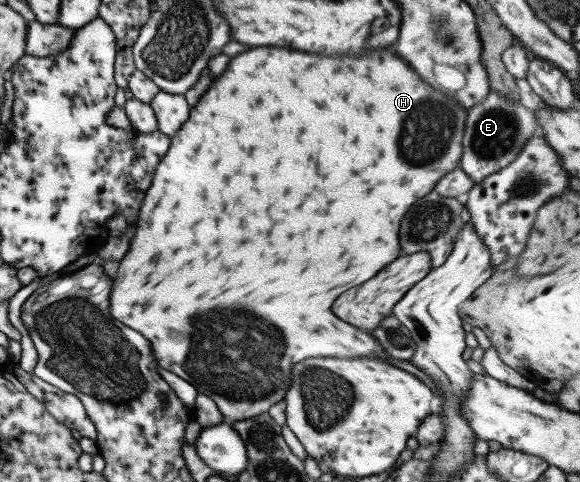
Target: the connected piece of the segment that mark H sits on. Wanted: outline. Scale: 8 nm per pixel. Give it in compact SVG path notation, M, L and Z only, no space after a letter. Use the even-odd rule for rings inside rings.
M253 48L253 50L247 50L247 52L241 52L237 54L235 58L231 58L231 64L229 68L225 68L225 72L221 76L217 76L217 80L213 80L213 84L203 92L199 97L199 100L190 106L188 112L188 119L175 131L173 137L170 138L170 144L166 153L159 159L157 166L152 174L152 180L147 188L147 192L141 199L141 205L137 211L136 222L134 223L132 236L130 237L131 244L125 251L123 258L119 260L119 267L113 276L113 286L111 286L111 292L109 293L109 314L119 320L121 324L133 328L135 332L139 332L145 340L151 342L151 352L153 352L153 358L156 359L157 365L161 366L163 370L187 380L189 384L195 386L195 391L198 394L207 396L218 409L218 412L222 415L224 421L236 422L243 421L255 416L259 416L266 413L268 409L277 402L281 401L281 396L287 392L289 388L289 370L293 364L305 360L305 358L359 358L359 356L373 356L373 358L379 358L379 360L385 360L387 364L393 364L405 372L409 372L411 376L415 376L417 380L421 380L421 383L430 389L431 395L436 397L440 396L438 392L438 386L435 381L427 375L427 373L421 372L421 369L415 367L411 361L397 360L385 349L383 345L377 341L377 339L371 338L370 334L365 334L345 322L341 322L339 318L335 318L331 312L329 312L329 306L331 302L347 288L351 286L357 286L365 280L369 280L377 270L381 270L385 264L395 260L399 256L399 244L397 244L397 224L403 216L403 212L417 200L425 196L425 194L431 192L435 183L437 183L445 174L453 169L457 168L456 164L461 158L461 141L463 140L463 127L465 127L465 119L467 116L467 109L461 108L455 100L449 100L449 96L445 96L443 92L435 90L427 82L423 82L419 76L415 78L413 70L395 58L395 54L389 50L389 52L373 52L373 56L357 56L357 60L349 60L347 56L337 56L337 58L327 58L327 56L313 56L313 54L305 54L305 52L295 52L295 50L287 50L287 48Z

